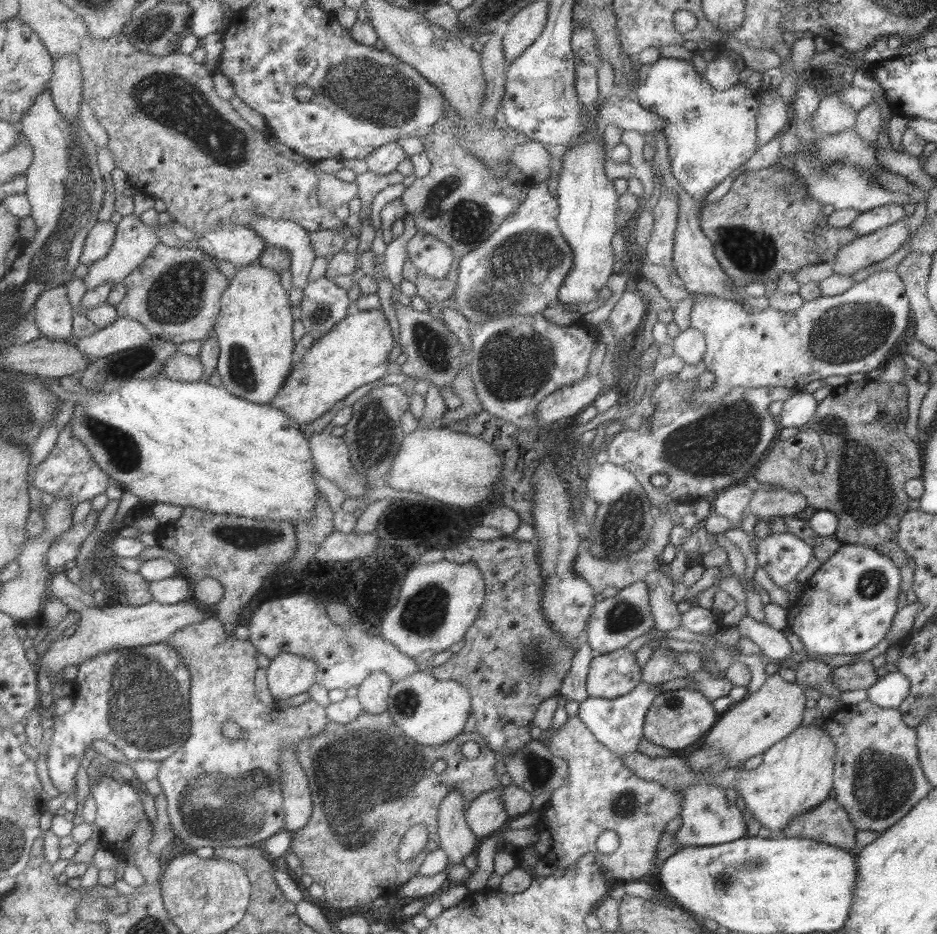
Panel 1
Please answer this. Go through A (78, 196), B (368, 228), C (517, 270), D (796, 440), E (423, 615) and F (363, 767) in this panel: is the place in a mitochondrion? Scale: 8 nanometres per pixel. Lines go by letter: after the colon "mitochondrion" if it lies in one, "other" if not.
A: mitochondrion
B: other
C: mitochondrion
D: other
E: mitochondrion
F: mitochondrion

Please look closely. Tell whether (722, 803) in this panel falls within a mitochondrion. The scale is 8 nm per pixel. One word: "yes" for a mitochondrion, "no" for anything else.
no

